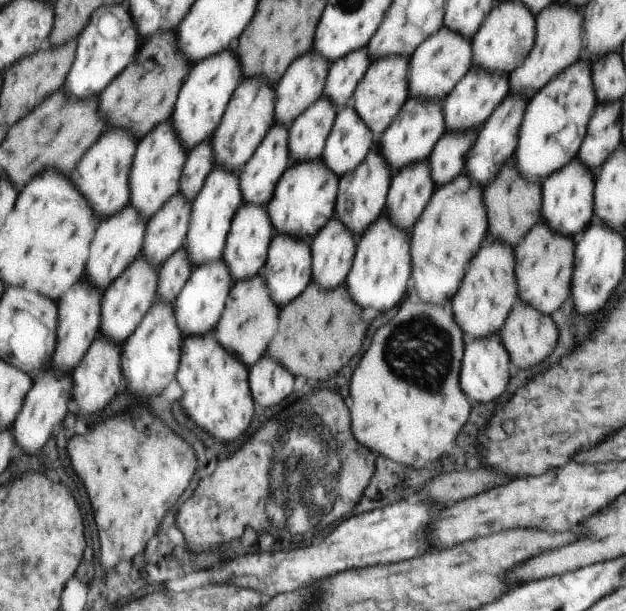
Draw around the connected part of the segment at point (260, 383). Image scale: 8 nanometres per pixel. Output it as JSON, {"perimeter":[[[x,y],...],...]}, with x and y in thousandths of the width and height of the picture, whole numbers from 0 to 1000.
{"perimeter":[[[420,586],[420,592],[407,596],[399,606],[401,638],[411,661],[433,668],[449,661],[458,648],[465,648],[471,619],[468,612],[455,609],[455,602],[446,592]]]}

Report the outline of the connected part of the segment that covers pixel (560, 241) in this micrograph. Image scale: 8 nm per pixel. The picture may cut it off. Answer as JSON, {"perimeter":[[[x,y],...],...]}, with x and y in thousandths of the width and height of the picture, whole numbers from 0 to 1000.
{"perimeter":[[[858,363],[840,386],[821,404],[823,457],[827,458],[826,491],[861,507],[864,514],[880,514],[909,484],[909,452],[915,435],[915,396],[906,386],[890,383],[871,363]]]}

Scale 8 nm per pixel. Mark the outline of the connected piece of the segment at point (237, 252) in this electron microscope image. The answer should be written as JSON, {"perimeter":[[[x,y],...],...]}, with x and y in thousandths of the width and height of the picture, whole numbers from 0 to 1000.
{"perimeter":[[[404,331],[387,336],[375,352],[374,367],[363,391],[363,406],[356,417],[375,463],[412,452],[419,445],[428,432],[428,416],[439,385],[439,370],[433,363],[433,350],[427,347],[427,337],[414,337]]]}

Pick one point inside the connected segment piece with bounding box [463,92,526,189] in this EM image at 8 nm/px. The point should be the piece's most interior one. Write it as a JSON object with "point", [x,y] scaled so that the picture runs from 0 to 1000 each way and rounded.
{"point":[791,231]}

